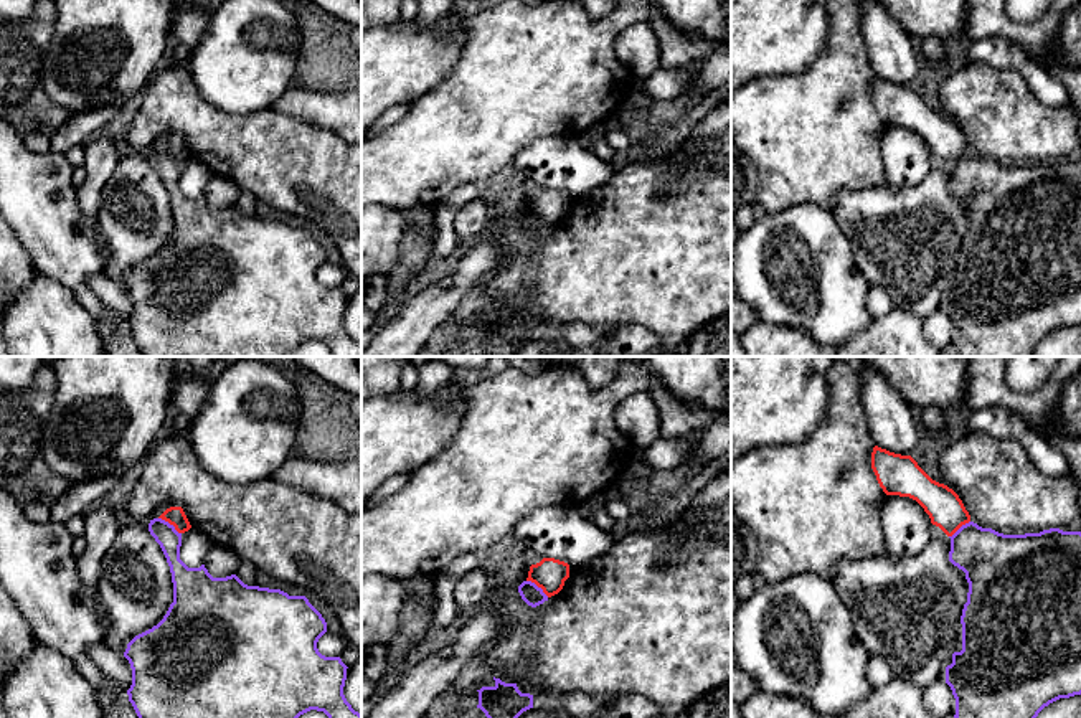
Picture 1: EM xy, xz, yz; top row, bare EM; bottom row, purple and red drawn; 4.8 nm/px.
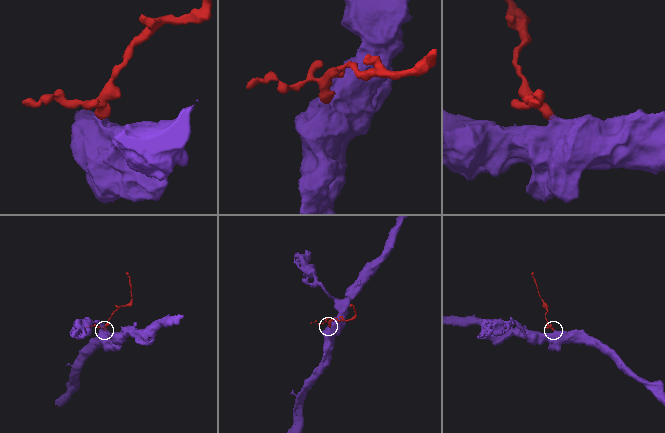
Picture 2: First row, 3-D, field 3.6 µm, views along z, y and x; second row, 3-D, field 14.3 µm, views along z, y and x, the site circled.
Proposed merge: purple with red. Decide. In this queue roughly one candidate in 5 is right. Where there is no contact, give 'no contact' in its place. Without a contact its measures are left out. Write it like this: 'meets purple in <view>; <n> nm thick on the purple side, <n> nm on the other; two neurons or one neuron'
meets purple in xy; 110 nm thick on the purple side, 90 nm on the other; two neurons

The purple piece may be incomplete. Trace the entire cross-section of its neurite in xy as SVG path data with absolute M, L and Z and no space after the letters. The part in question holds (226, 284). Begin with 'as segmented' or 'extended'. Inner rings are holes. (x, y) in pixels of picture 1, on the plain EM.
as segmented; M153 149L149 154L149 162L160 175L170 196L173 233L163 249L152 259L135 266L124 282L124 287L129 291L132 299L132 315L127 320L129 332L144 357L289 357L300 345L310 340L323 342L332 357L361 357L361 345L352 338L343 325L348 297L340 287L325 287L319 282L317 272L327 262L327 253L305 226L289 226L281 220L248 216L236 205L213 208L205 195L200 198L188 198L180 190L182 163L178 163L173 155L162 149Z

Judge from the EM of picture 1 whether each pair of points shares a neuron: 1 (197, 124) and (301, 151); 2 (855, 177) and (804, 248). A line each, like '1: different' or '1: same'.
1: same
2: different

